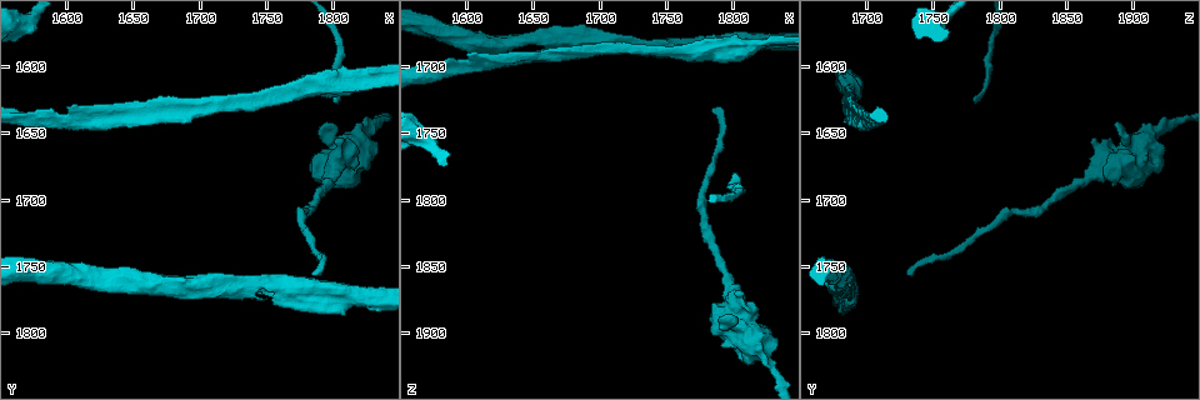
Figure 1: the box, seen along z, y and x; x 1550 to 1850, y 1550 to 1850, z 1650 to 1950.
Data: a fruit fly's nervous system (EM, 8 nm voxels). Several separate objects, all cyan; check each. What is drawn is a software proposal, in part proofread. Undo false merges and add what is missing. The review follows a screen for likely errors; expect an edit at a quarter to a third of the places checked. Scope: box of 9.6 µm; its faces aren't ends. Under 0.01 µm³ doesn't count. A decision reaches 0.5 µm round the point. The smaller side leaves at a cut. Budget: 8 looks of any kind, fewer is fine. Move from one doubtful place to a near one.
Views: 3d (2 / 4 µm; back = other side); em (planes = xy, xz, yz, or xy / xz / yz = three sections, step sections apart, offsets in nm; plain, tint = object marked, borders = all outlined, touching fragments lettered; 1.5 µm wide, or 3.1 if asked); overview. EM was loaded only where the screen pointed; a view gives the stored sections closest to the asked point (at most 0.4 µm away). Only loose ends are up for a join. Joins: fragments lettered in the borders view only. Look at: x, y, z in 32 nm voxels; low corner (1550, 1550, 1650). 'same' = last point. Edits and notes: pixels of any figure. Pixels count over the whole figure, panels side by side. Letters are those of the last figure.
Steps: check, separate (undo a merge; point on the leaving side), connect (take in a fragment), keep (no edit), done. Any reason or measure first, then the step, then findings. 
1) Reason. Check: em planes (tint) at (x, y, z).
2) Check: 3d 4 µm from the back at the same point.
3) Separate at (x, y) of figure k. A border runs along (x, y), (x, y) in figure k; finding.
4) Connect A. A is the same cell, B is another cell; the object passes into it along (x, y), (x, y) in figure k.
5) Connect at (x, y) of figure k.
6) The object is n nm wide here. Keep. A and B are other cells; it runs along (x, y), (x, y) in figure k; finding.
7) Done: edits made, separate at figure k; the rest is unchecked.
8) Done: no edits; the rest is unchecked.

Closes a loop. Check: em yz step 4 (borders) at (1614, 1630, 1694).

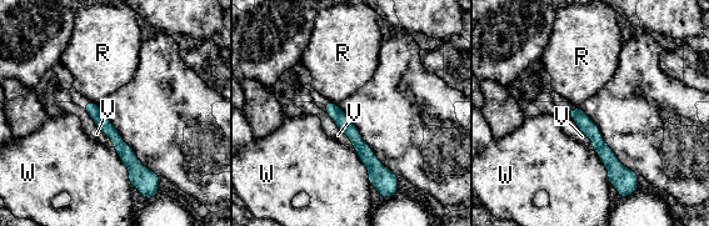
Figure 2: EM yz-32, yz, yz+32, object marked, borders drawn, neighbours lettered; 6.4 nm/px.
Keep. R, V and W are other cells; a border runs along (330, 101), (338, 106) in figure 2; continuous, no second neuron.

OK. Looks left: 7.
Branch stops here. Check: em planes (borders) at (1802, 1626, 1780).

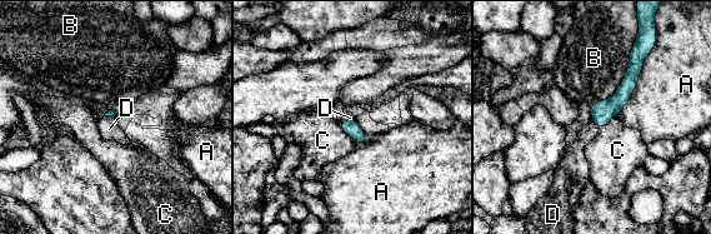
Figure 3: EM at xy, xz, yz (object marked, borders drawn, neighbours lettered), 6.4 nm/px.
Connect D. D is the same cell, A, B and C are other cells; the object passes into it along (602, 111), (594, 122), (575, 155) in figure 3; it goes on there.

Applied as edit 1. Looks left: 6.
Check: overview.

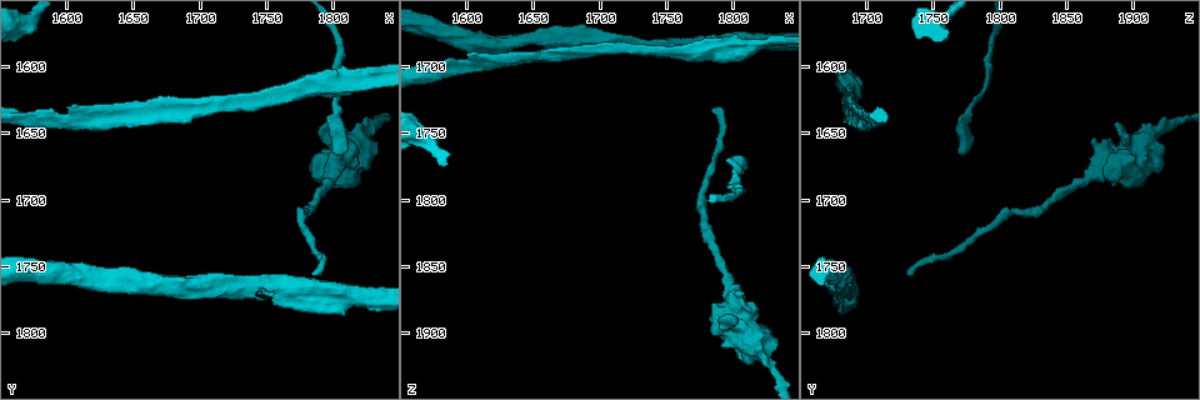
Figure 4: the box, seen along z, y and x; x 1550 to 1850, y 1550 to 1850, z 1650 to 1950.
Tapers out. Check: 3d 4 µm at (1784, 1754, 1732).

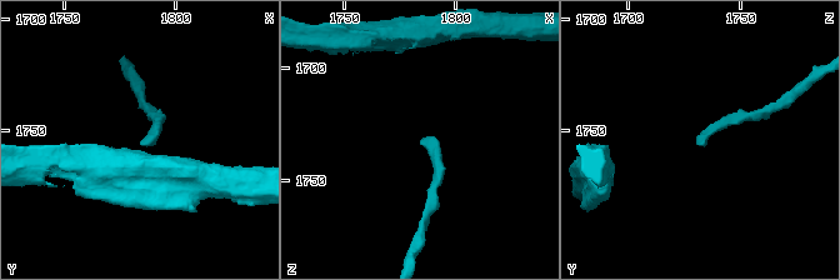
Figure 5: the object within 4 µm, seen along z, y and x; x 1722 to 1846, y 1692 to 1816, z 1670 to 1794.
Check: em planes (borders) at (1784, 1755, 1731).

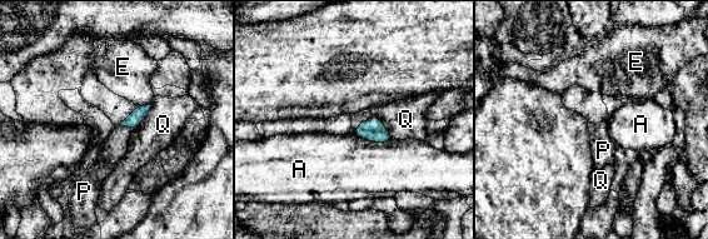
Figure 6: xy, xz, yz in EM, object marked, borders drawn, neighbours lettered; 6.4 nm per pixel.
The object is 90 nm wide here. Connect P. P is the same cell, A, E and Q are other cells; the object passes into it along (136, 116), (124, 125), (115, 145) in figure 6; it goes on there.

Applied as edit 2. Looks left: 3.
Done: edits made, connect at figure 3, connect at figure 6; the rest is unchecked.

